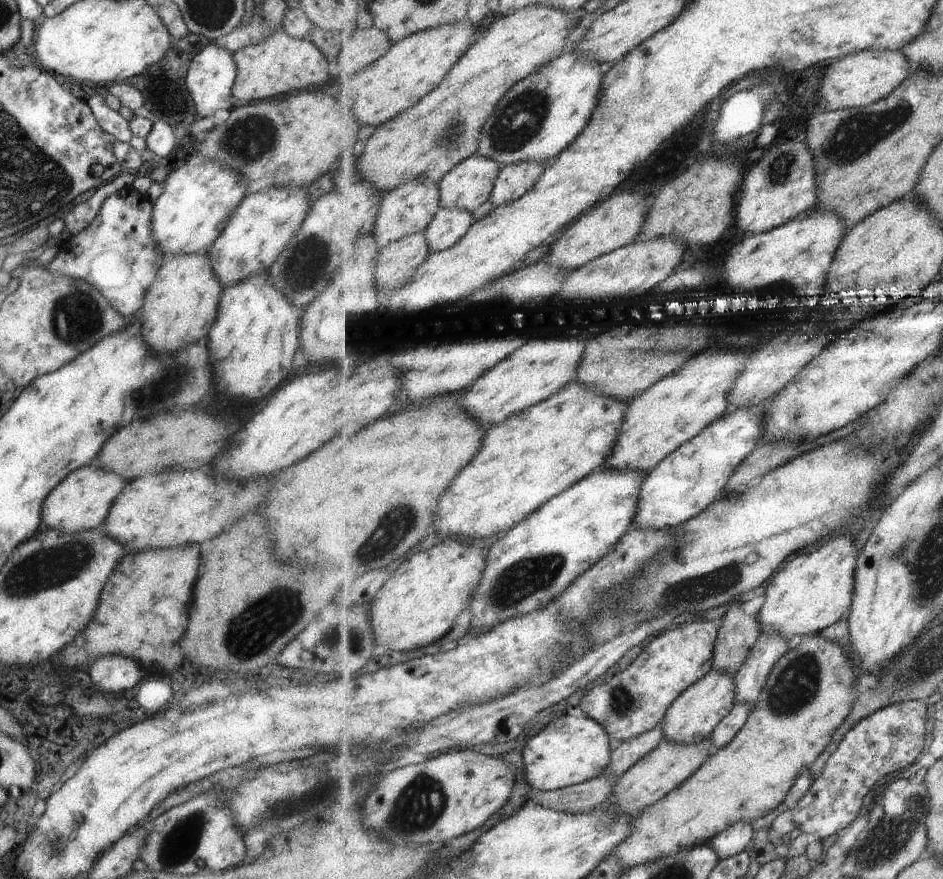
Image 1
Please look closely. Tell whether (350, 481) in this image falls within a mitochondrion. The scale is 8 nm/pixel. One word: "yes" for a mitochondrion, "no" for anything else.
no

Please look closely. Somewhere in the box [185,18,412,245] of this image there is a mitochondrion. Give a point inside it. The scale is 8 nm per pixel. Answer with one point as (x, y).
(239, 142)

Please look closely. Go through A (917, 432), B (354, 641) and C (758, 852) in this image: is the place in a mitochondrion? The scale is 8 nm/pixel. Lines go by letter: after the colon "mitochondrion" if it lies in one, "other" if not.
A: other
B: mitochondrion
C: other

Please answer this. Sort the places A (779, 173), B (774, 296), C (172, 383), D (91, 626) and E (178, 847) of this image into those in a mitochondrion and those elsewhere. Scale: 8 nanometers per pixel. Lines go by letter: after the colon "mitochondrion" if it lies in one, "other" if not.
A: mitochondrion
B: mitochondrion
C: mitochondrion
D: other
E: mitochondrion

